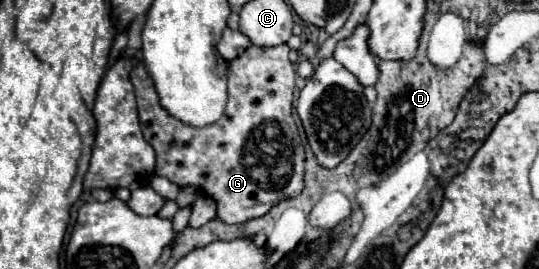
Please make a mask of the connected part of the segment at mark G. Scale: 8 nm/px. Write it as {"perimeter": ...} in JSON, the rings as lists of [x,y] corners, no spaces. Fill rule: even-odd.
{"perimeter":[[[287,44],[269,48],[249,46],[241,56],[229,62],[229,104],[225,108],[225,116],[205,128],[185,126],[179,120],[173,120],[159,106],[159,96],[143,64],[137,64],[137,68],[133,68],[131,84],[137,96],[143,136],[157,154],[155,174],[165,176],[179,186],[193,184],[213,196],[217,200],[217,218],[225,220],[225,224],[241,224],[245,220],[259,218],[267,214],[269,208],[277,202],[301,194],[305,176],[305,148],[301,144],[299,130],[291,114],[295,92],[295,66],[289,60]]]}

